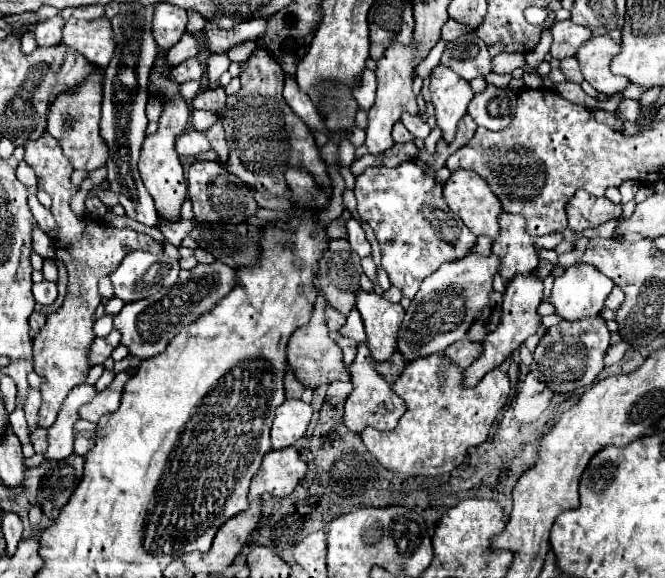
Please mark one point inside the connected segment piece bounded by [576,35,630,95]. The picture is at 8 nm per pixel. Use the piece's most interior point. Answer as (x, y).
(595, 57)

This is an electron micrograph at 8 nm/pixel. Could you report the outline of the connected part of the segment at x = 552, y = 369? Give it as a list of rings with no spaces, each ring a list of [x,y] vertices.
[[[600,315],[594,319],[580,319],[578,323],[562,321],[546,331],[540,339],[530,371],[542,383],[546,383],[554,393],[570,393],[580,387],[590,387],[598,373],[604,369],[604,355],[610,347],[610,329]]]

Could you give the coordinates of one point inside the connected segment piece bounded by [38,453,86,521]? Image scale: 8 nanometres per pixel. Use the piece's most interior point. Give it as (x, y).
(63, 477)

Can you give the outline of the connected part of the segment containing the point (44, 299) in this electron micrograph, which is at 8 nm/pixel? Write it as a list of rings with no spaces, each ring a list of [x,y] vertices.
[[[50,281],[34,283],[32,291],[34,291],[34,299],[36,299],[36,303],[40,303],[40,305],[50,305],[50,303],[54,303],[56,297],[58,297],[56,283],[50,283]]]

